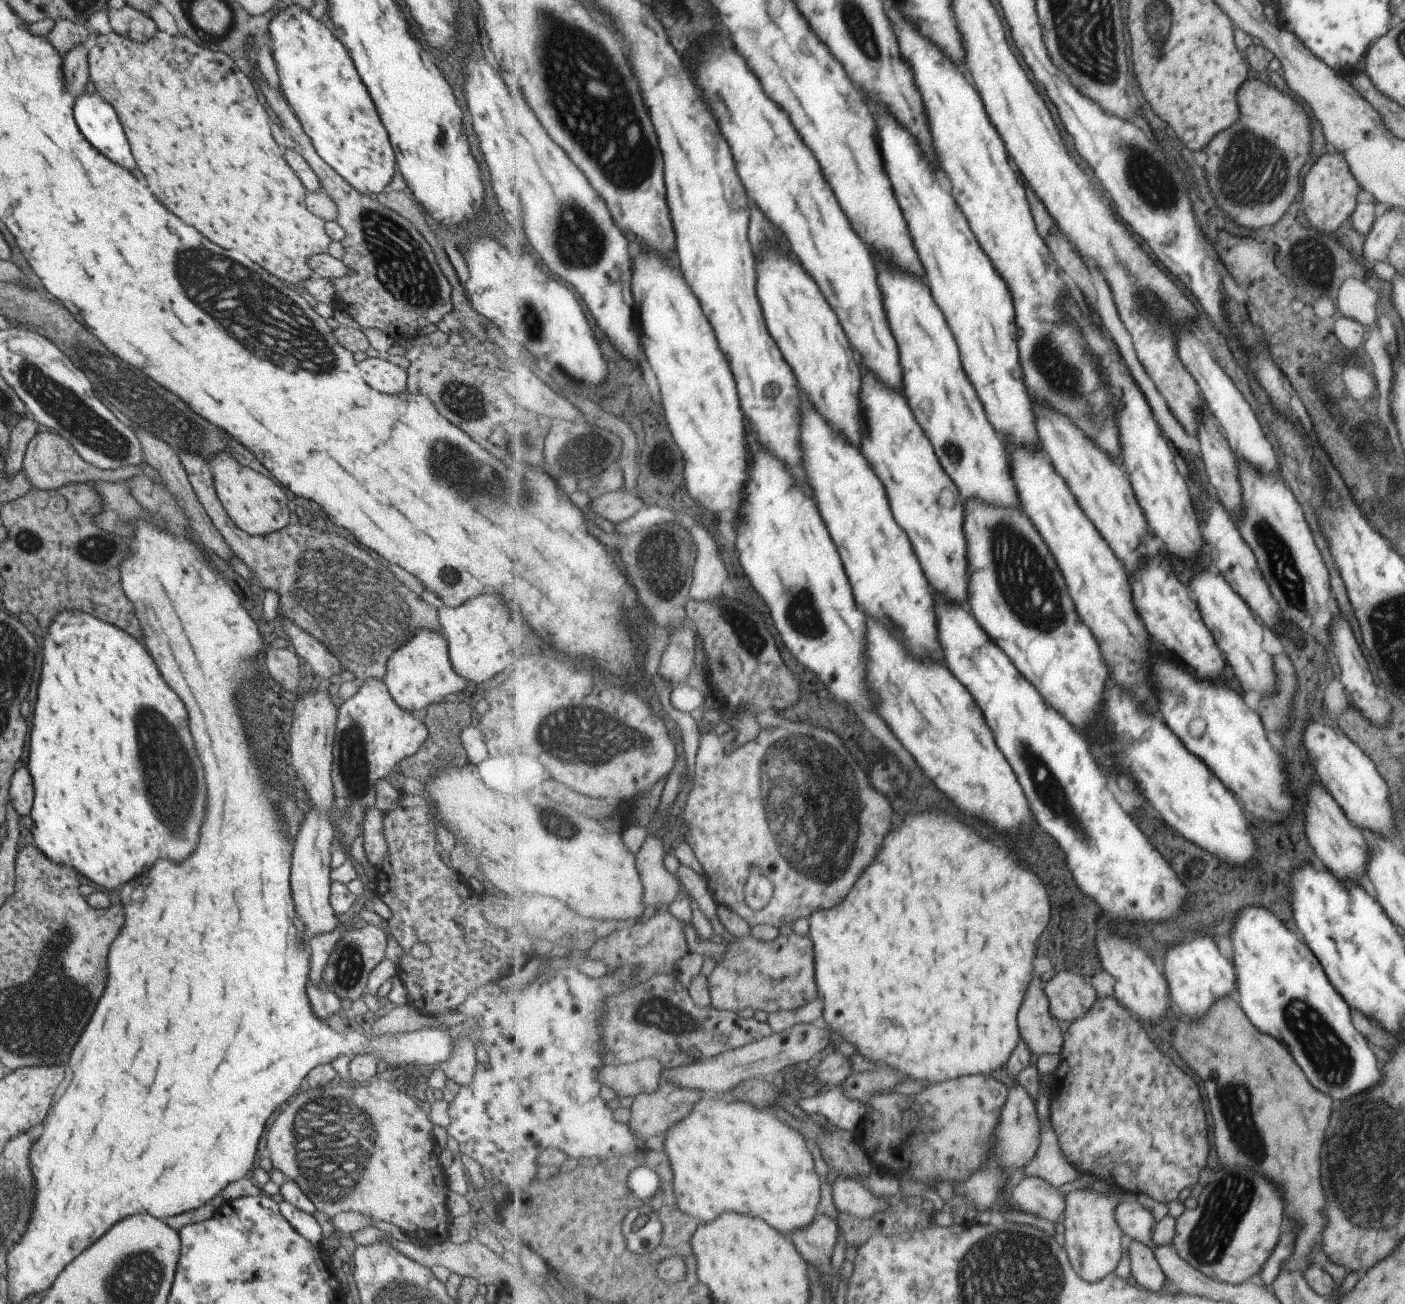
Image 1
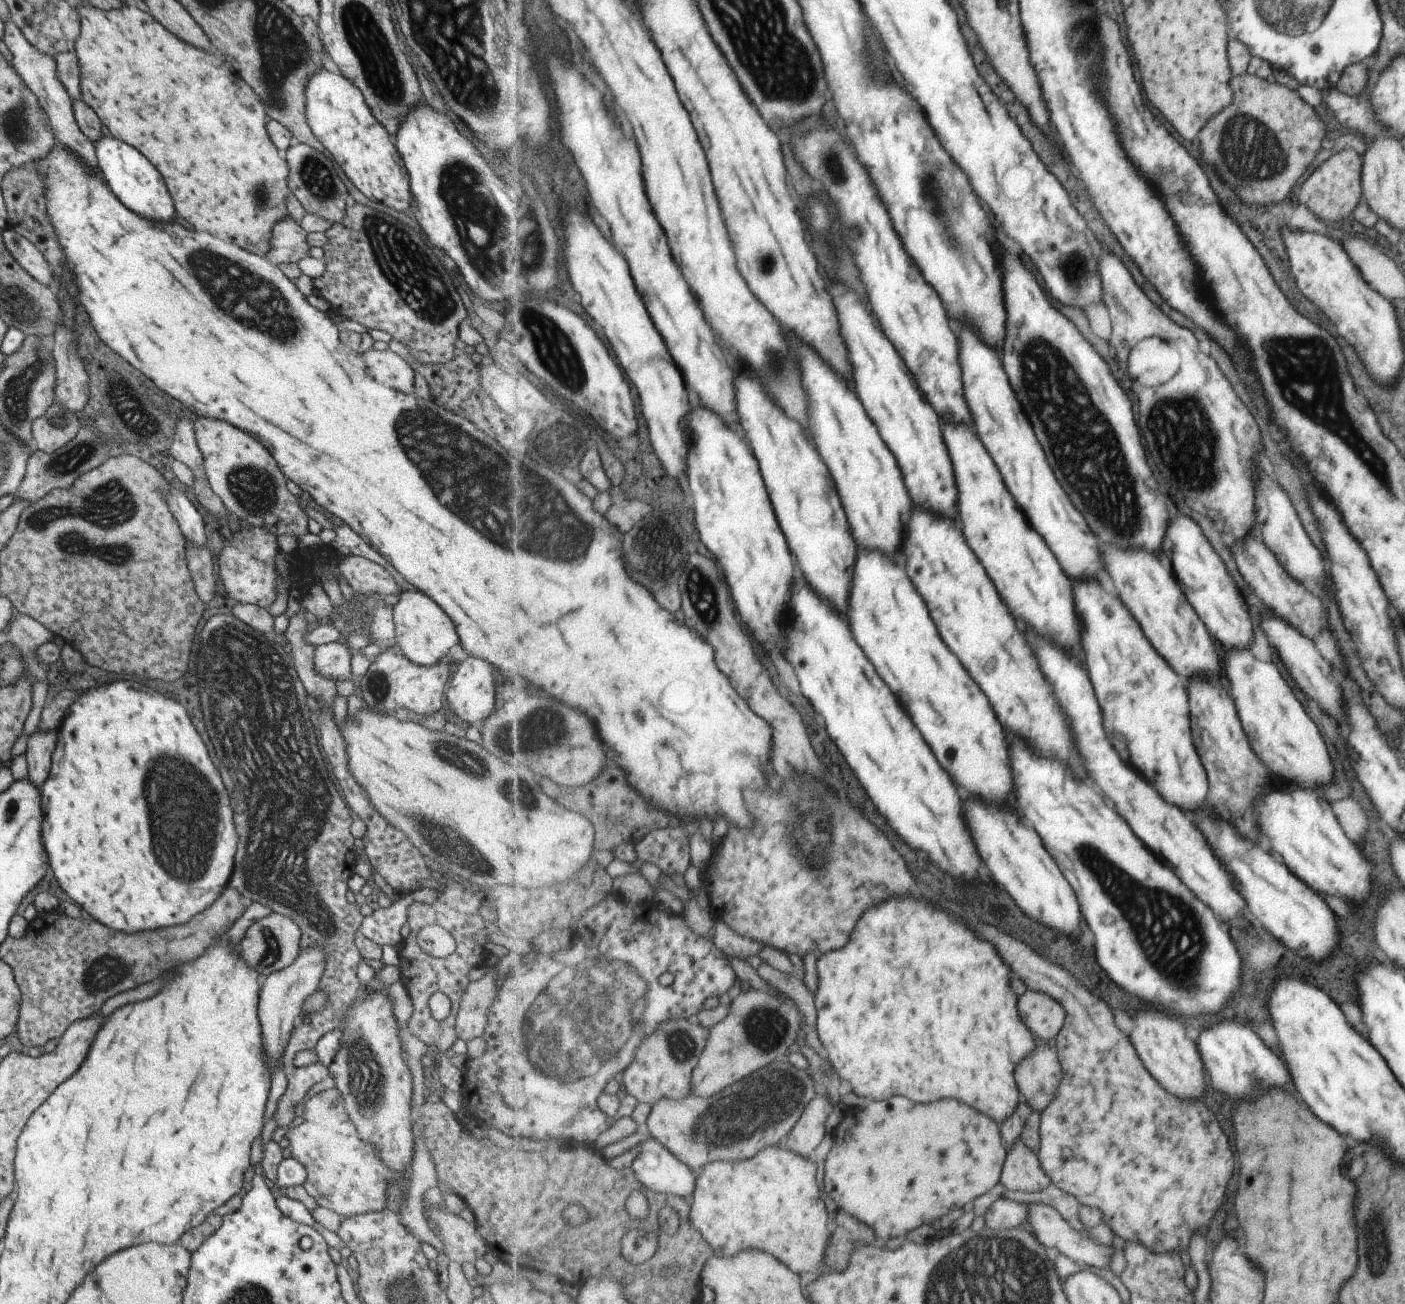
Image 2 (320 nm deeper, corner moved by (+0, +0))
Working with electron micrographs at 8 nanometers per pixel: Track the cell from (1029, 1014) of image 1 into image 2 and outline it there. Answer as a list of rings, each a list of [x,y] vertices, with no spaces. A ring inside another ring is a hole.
[[[1044,1042],[1016,1070],[1016,1081],[1023,1101],[1033,1110],[1043,1114],[1059,1094],[1061,1084],[1061,1064],[1057,1050],[1051,1050]]]

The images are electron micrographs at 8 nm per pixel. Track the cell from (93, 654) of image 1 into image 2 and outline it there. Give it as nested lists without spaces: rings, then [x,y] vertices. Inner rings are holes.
[[[116,681],[107,686],[100,686],[96,690],[89,689],[79,694],[69,705],[58,727],[55,748],[50,760],[51,770],[48,772],[47,780],[39,787],[40,803],[43,806],[42,843],[59,888],[100,925],[128,935],[141,932],[141,930],[155,930],[155,928],[185,924],[195,914],[207,908],[227,886],[227,880],[233,868],[233,856],[237,850],[237,834],[231,824],[227,792],[217,774],[217,768],[211,766],[203,740],[193,730],[181,704],[169,698],[163,698],[161,694],[151,692],[149,688],[131,681]]]

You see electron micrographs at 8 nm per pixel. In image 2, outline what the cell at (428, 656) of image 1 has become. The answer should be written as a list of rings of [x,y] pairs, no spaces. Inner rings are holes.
[[[417,589],[399,591],[399,599],[392,606],[392,620],[393,646],[415,664],[421,666],[435,664],[438,660],[448,657],[449,648],[459,643],[453,623],[448,616],[431,598]]]

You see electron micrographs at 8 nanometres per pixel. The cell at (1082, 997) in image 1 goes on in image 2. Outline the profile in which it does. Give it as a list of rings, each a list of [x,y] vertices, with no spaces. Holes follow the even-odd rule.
[[[1029,990],[1019,998],[1019,1014],[1022,1015],[1023,1022],[1026,1022],[1034,1036],[1045,1042],[1053,1038],[1057,1040],[1066,1019],[1066,1010],[1059,1001],[1046,994]]]

